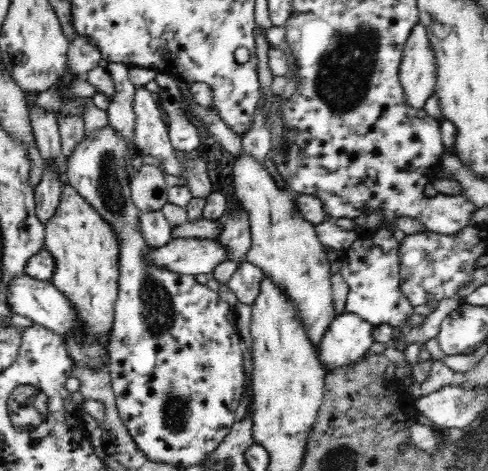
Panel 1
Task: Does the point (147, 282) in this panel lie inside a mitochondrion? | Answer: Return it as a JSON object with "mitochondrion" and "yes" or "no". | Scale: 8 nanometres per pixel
{"mitochondrion":"yes"}

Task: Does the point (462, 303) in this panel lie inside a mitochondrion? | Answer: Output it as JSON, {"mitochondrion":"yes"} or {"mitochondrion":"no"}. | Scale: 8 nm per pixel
{"mitochondrion":"no"}

